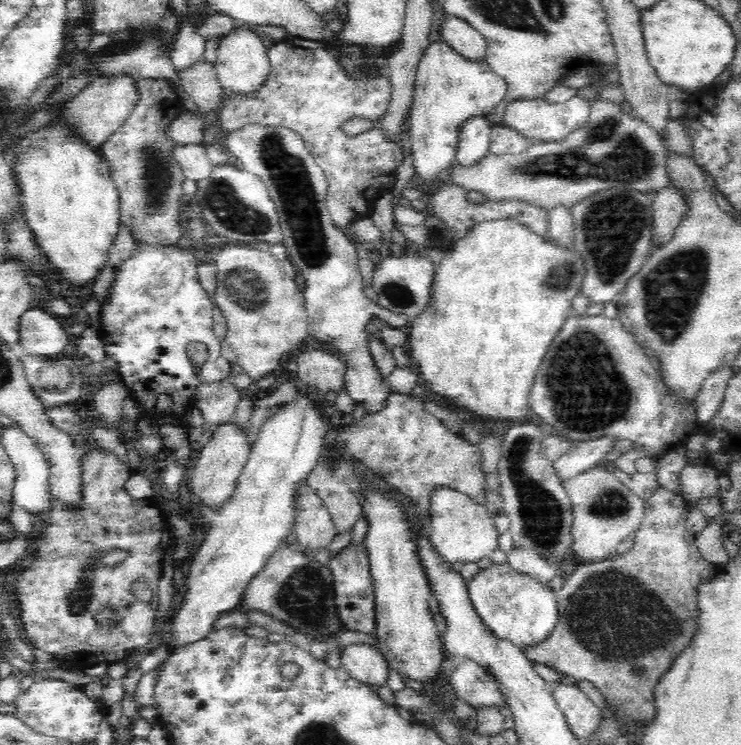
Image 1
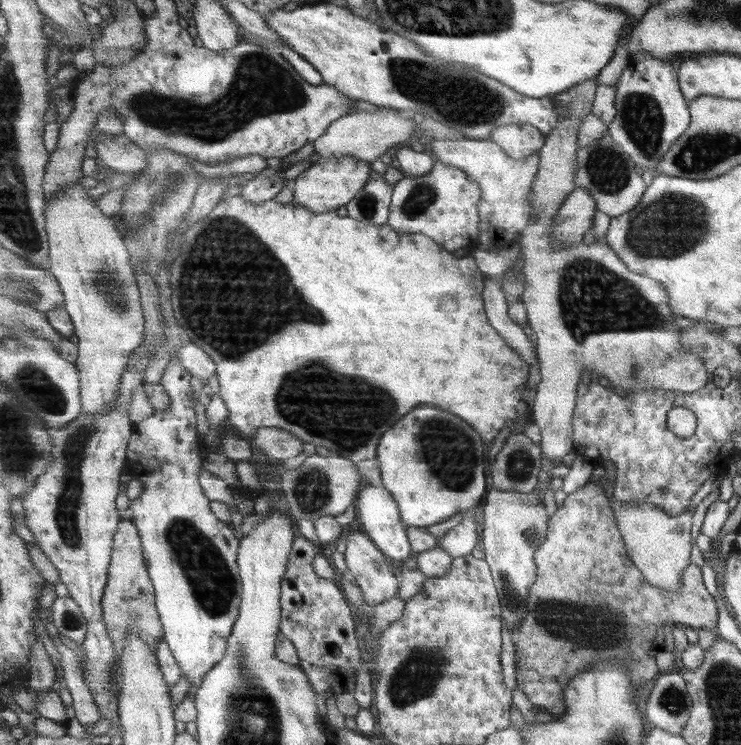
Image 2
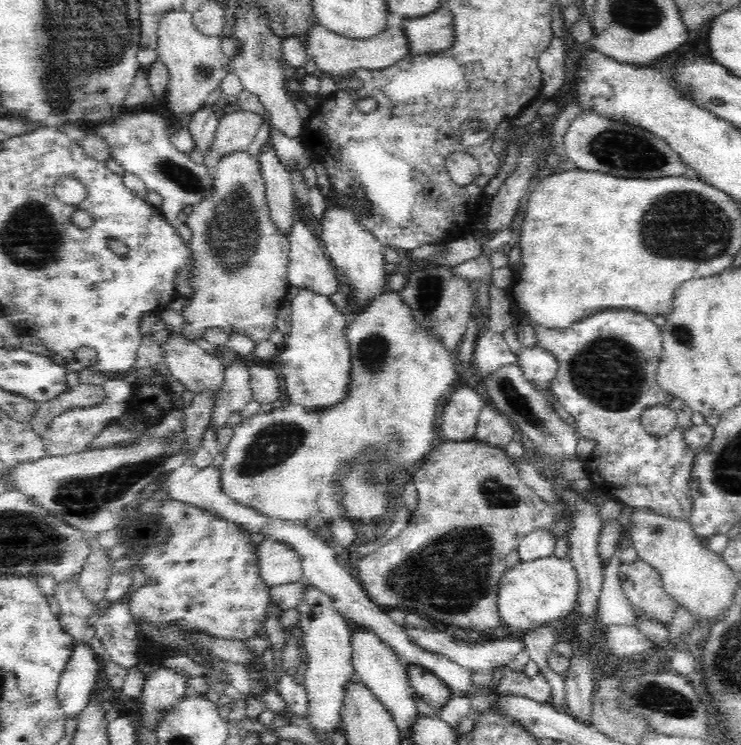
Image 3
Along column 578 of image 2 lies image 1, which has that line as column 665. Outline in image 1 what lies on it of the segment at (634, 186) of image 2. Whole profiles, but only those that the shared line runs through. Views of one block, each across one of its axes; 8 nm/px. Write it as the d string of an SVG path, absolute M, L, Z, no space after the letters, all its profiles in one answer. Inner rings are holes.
M610 101L591 103L590 116L586 126L578 126L568 136L559 141L536 142L523 154L488 154L483 161L473 167L461 167L456 163L452 167L450 182L466 189L482 193L484 201L503 203L504 201L524 201L542 209L558 205L572 208L586 197L603 190L622 188L644 194L656 194L661 188L671 184L669 175L669 156L660 132L646 124L641 118L620 109Z

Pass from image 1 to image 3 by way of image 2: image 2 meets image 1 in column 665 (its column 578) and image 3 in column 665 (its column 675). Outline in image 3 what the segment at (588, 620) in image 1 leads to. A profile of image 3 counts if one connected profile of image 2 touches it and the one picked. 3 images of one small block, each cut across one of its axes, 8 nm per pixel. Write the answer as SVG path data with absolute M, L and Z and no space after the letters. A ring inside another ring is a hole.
M640 558L631 564L622 564L619 581L628 600L642 616L662 624L674 620L678 604L664 590L662 575L652 564Z

